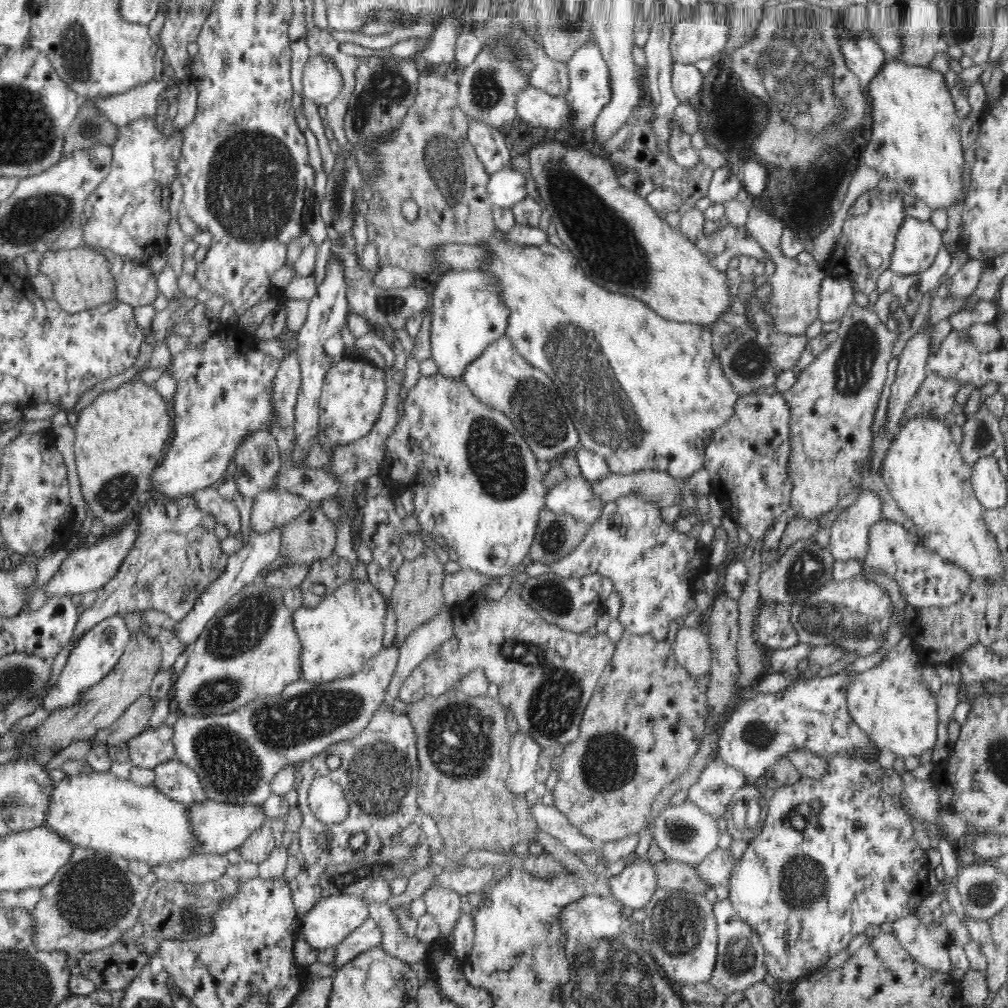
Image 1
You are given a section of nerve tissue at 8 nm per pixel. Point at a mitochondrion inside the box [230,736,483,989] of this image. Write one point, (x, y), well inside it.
(340, 879)

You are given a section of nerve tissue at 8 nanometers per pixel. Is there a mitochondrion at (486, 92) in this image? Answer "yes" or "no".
yes

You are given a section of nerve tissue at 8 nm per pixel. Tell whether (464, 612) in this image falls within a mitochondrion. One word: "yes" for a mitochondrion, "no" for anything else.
no

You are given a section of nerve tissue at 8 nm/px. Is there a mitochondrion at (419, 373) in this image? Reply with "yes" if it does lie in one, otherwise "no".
no

